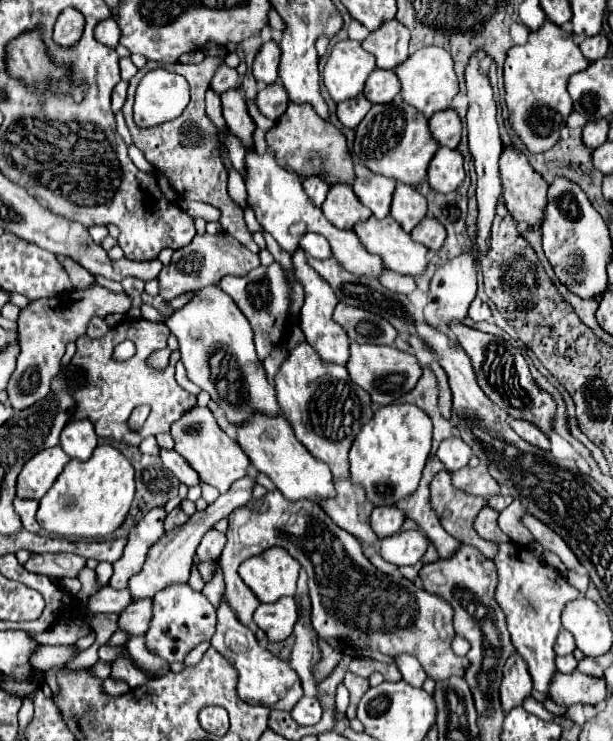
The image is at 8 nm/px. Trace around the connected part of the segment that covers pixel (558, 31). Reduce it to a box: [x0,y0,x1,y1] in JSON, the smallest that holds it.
[503,21,589,153]

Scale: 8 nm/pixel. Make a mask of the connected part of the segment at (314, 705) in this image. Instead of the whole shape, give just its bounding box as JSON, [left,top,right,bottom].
[291,697,323,725]

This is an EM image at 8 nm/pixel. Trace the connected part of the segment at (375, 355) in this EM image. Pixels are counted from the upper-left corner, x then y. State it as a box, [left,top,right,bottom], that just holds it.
[347,343,421,405]

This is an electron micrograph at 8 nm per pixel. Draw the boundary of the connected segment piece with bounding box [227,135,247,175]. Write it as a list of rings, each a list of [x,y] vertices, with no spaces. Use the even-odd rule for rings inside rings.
[[[227,135],[227,143],[229,143],[229,157],[231,157],[233,167],[241,175],[245,175],[245,155],[247,155],[247,151],[237,143],[237,139],[233,139],[233,135]]]

